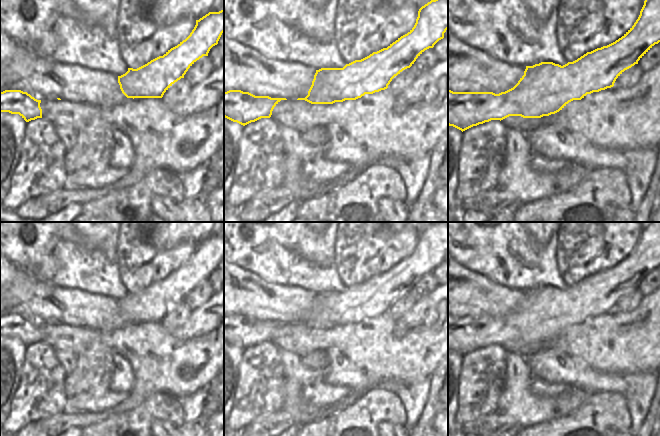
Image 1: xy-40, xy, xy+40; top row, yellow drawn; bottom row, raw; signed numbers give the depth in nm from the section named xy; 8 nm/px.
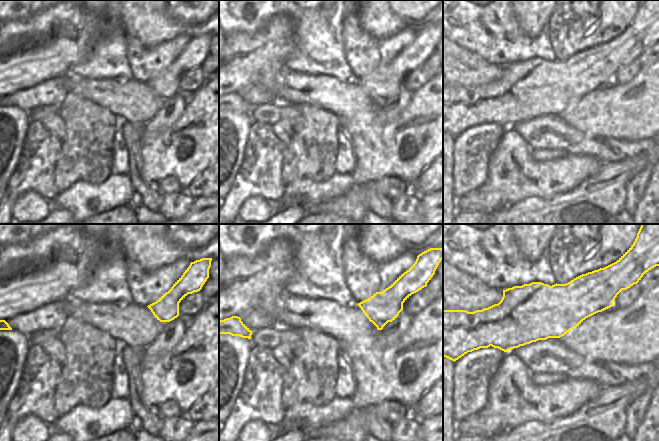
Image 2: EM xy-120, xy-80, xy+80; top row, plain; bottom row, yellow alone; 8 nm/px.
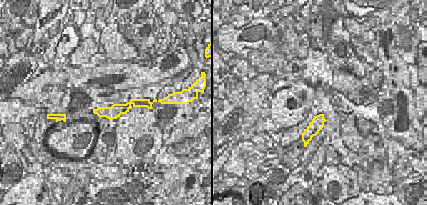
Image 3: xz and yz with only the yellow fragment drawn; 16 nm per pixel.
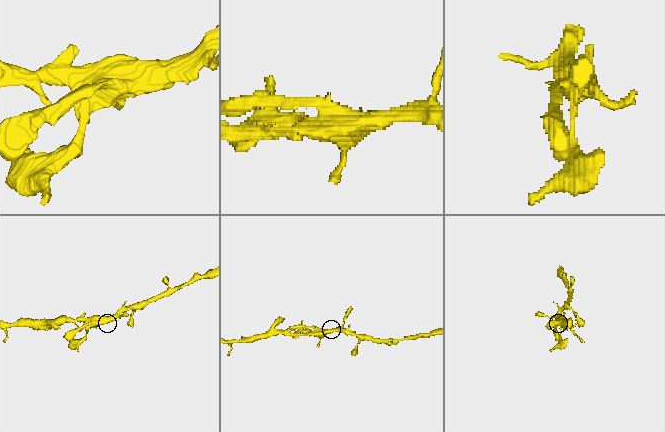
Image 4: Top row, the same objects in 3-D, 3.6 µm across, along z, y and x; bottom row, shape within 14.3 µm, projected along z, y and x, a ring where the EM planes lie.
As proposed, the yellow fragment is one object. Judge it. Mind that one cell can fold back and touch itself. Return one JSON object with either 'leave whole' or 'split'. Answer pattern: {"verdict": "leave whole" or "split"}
{"verdict": "leave whole"}

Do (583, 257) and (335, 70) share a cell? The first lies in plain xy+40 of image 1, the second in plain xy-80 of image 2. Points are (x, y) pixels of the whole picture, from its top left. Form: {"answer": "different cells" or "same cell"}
{"answer": "different cells"}

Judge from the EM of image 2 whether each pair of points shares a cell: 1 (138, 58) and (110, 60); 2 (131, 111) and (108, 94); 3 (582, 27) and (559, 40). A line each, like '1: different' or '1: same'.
1: different
2: same
3: same

